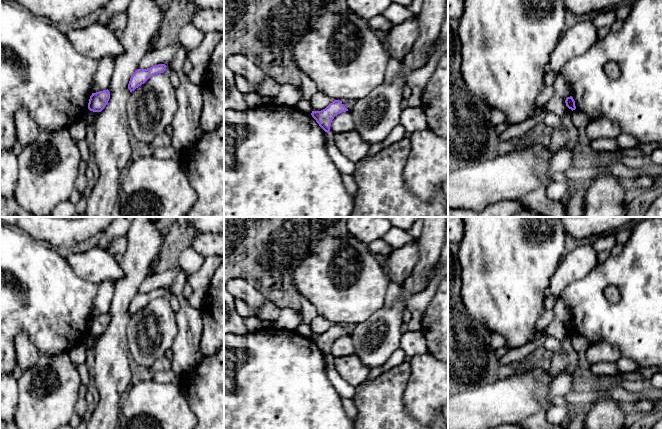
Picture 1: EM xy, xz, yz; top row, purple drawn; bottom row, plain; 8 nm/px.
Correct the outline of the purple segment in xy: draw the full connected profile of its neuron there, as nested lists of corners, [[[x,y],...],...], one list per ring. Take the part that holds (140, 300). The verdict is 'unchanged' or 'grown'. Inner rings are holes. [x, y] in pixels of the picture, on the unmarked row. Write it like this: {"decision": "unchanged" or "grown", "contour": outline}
{"decision": "unchanged", "contour": [[[158,288],[147,293],[137,293],[130,302],[128,313],[130,316],[134,315],[153,299],[163,297],[166,291],[167,290],[165,288]]]}

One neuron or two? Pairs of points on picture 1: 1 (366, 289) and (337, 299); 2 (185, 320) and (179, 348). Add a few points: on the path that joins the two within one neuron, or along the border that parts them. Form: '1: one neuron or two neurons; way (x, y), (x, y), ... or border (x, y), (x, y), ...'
1: one neuron; way (359, 289), (351, 289), (344, 292)
2: one neuron; way (185, 327), (185, 341)

